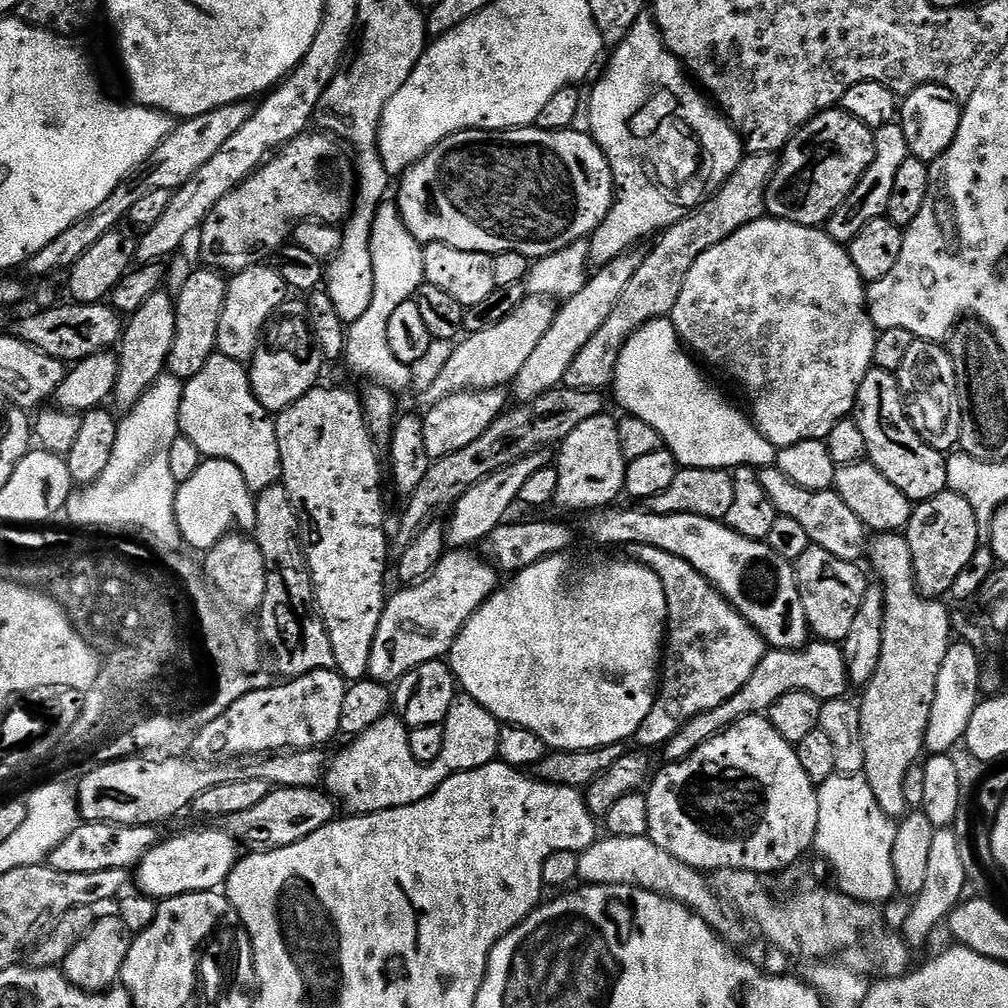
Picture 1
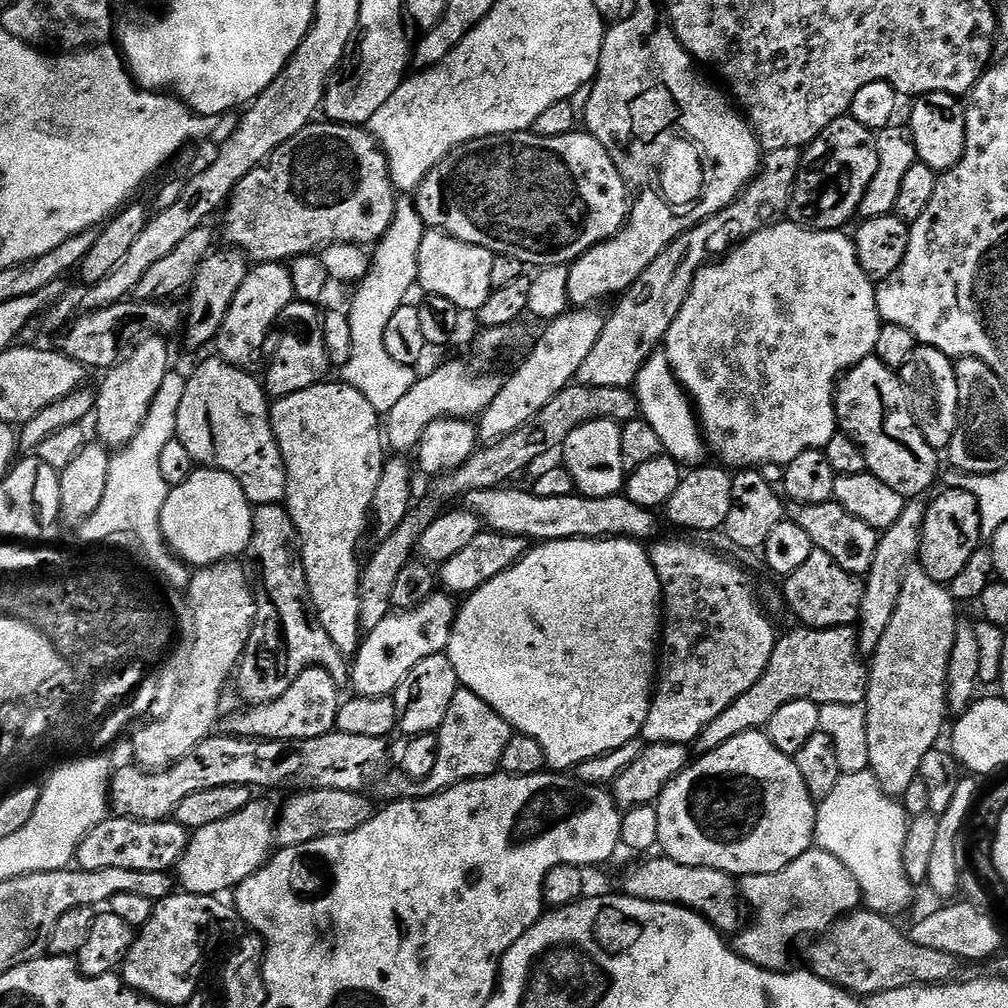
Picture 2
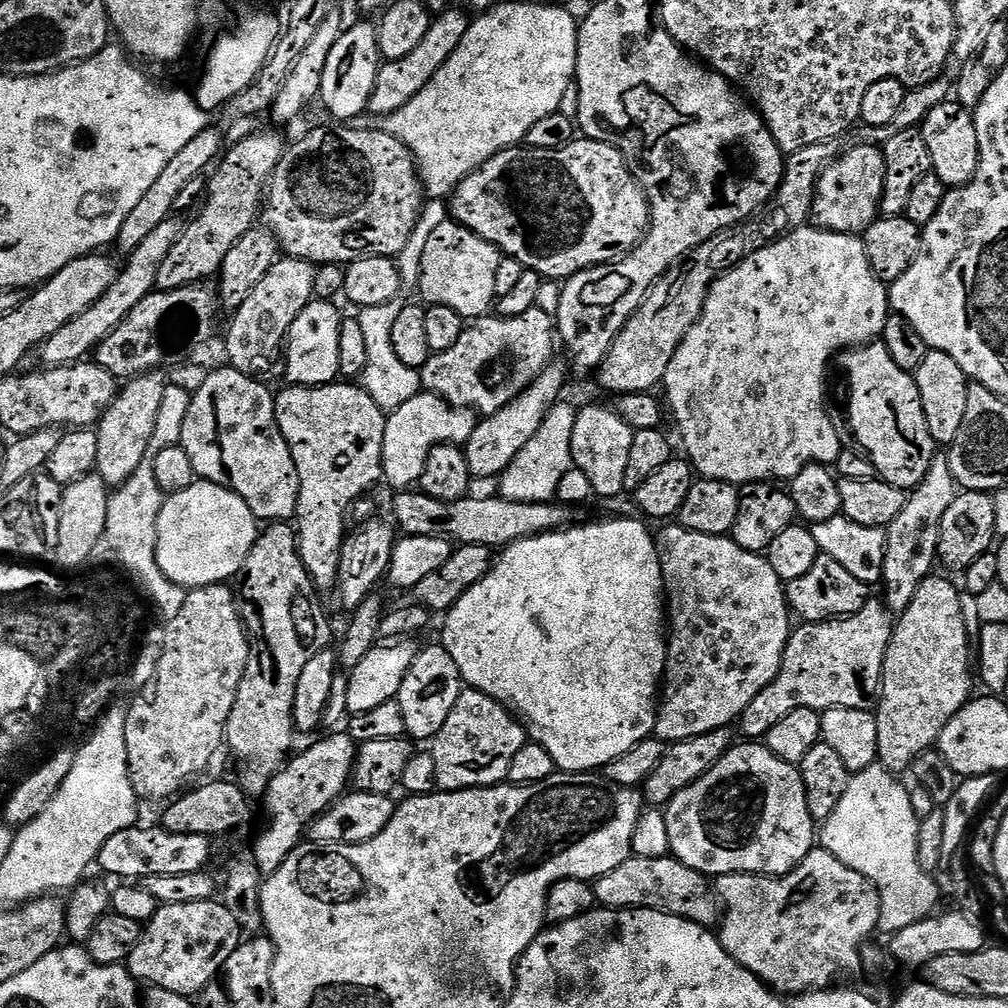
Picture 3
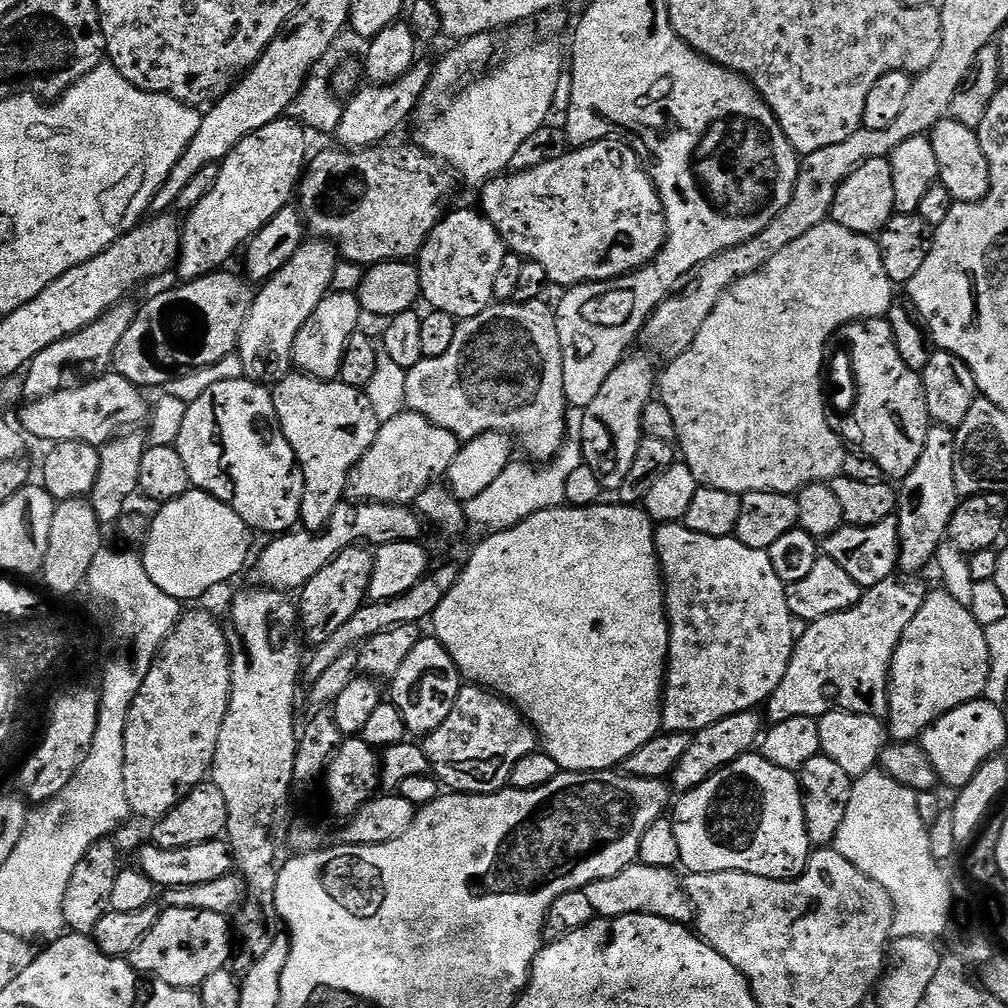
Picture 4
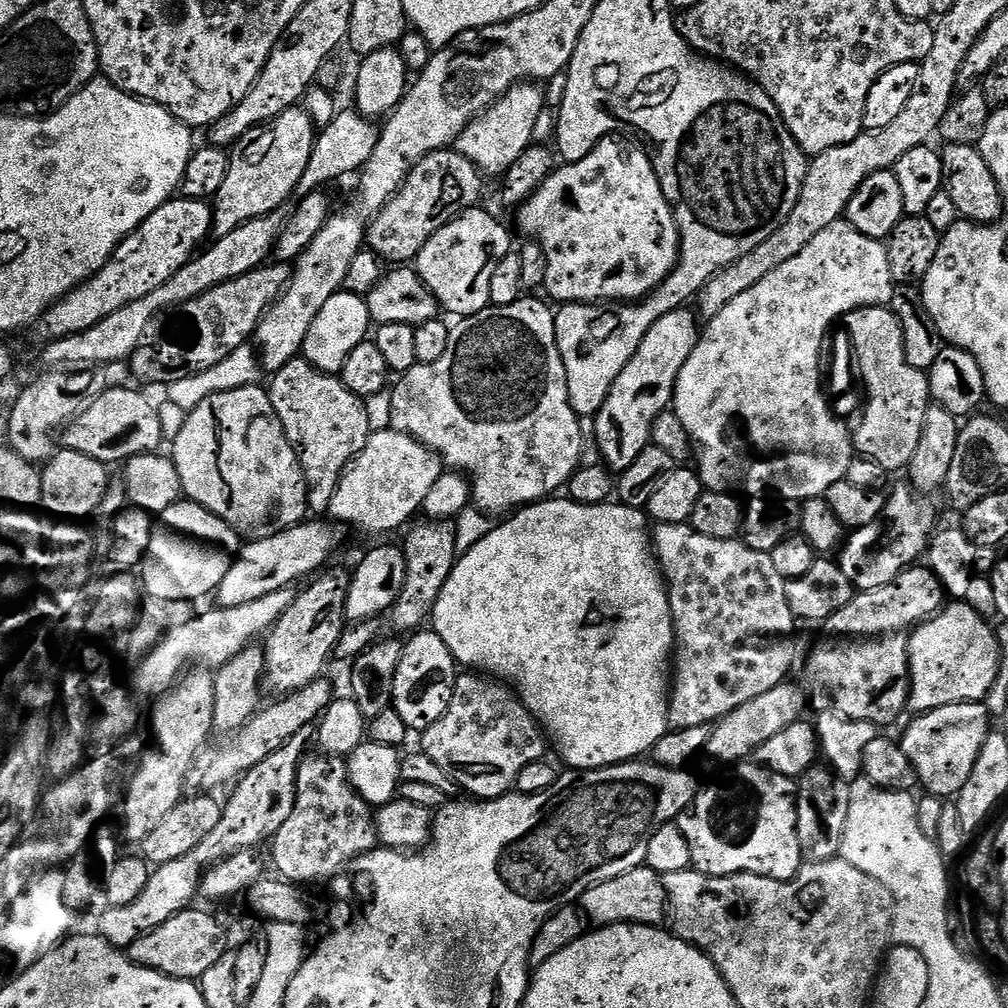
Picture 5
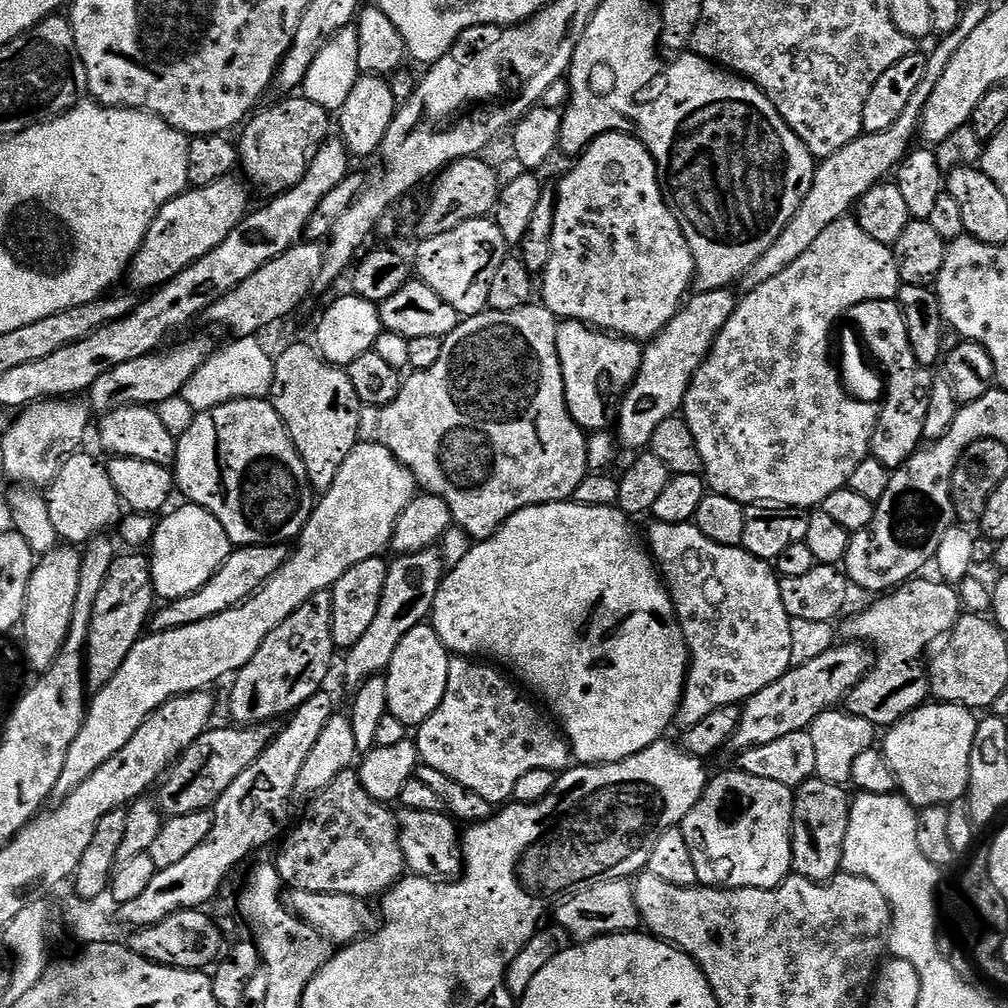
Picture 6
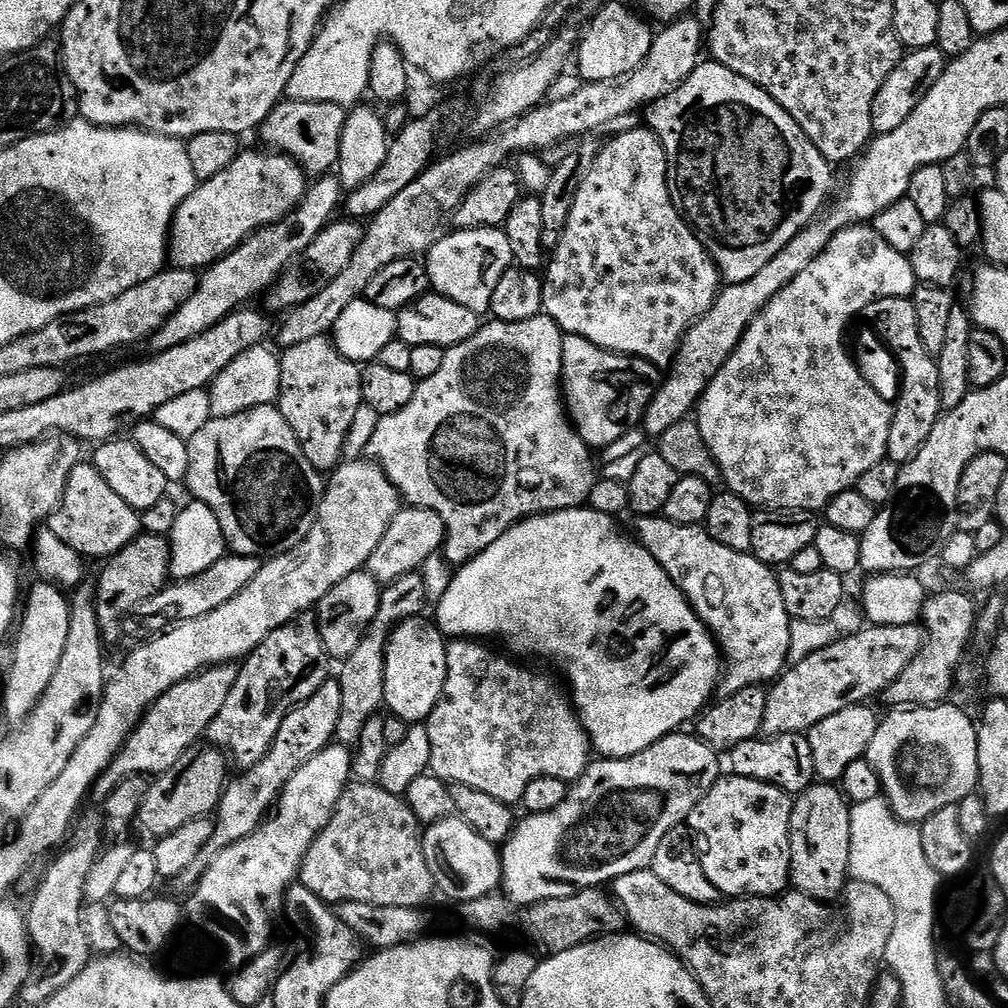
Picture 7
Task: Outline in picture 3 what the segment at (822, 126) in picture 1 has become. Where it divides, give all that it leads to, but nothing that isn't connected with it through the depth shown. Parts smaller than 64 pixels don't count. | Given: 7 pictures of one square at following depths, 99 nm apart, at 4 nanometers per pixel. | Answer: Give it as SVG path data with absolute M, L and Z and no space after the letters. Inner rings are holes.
M871 142L863 143L849 152L841 151L818 178L812 199L811 227L827 232L862 234L881 215L880 199L886 182L884 153Z

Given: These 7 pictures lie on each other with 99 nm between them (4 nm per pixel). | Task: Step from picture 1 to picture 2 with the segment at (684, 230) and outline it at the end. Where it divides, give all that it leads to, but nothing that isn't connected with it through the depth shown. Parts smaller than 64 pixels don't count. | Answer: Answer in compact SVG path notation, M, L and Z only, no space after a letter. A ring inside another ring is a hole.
M799 148L767 153L763 157L760 171L733 204L675 240L645 270L640 281L619 297L616 309L607 313L602 334L598 334L594 350L590 350L586 362L582 362L582 370L578 370L576 380L588 388L632 388L644 363L651 356L657 355L663 345L670 326L678 318L678 312L682 310L682 304L694 286L694 278L709 263L710 257L723 257L737 244L758 234L765 226L777 223L787 213L801 163L802 152Z

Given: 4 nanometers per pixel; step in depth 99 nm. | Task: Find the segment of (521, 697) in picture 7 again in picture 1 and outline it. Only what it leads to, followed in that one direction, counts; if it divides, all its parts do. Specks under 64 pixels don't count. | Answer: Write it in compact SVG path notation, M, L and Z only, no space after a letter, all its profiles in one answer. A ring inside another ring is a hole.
M457 702L450 706L450 714L444 720L444 745L442 754L434 762L423 764L410 754L409 727L403 720L389 714L382 722L374 722L370 730L355 737L337 756L331 757L328 771L322 781L327 792L345 813L363 814L381 812L398 806L410 806L422 802L446 778L466 770L478 770L478 766L493 763L498 757L498 738L501 723L475 702Z

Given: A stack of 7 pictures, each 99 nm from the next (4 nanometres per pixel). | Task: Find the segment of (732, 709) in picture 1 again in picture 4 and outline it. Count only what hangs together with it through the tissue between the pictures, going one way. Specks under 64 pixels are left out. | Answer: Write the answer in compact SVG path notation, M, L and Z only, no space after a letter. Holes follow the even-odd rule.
M893 578L878 582L872 588L867 589L861 595L858 603L850 610L839 612L838 614L830 614L826 618L818 618L811 621L807 625L808 628L804 633L799 633L798 639L795 641L792 657L786 666L786 674L782 674L782 682L778 682L778 690L774 690L774 694L766 701L766 709L768 708L768 716L766 712L766 720L769 725L777 724L778 722L786 722L786 718L802 718L803 716L821 717L831 712L853 712L854 714L866 714L873 716L879 720L884 720L888 715L888 685L892 674L892 659L894 658L894 650L898 646L898 642L902 638L902 634L906 630L906 626L910 626L910 622L914 622L914 614L918 614L918 610L922 610L922 602L926 595L926 587L920 581L920 578Z

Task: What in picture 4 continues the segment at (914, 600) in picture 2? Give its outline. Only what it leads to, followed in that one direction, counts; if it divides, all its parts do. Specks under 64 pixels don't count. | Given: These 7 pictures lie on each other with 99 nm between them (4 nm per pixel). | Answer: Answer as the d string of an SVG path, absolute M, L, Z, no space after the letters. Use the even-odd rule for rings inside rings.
M945 590L929 591L922 610L914 614L914 622L906 626L892 659L892 674L888 685L888 715L886 732L896 742L916 742L940 716L958 706L981 699L990 674L990 650L986 647L984 627L975 621L970 608L952 598Z

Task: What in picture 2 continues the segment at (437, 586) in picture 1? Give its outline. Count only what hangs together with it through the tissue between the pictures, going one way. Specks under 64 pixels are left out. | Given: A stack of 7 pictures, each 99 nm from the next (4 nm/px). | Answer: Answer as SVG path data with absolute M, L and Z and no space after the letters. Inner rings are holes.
M433 594L417 608L396 610L382 618L382 622L361 639L360 649L351 661L351 691L357 696L392 696L422 658L441 655L447 649L457 611L457 601L451 595Z

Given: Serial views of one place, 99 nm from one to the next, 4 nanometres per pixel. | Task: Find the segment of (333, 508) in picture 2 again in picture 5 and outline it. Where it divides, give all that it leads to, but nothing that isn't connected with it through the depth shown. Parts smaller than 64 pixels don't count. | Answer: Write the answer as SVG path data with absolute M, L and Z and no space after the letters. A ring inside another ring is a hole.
M303 358L286 362L271 380L272 385L267 385L266 391L286 430L286 438L299 451L308 483L308 507L316 514L327 513L340 476L368 441L370 429L365 401L346 390L335 375L317 372Z

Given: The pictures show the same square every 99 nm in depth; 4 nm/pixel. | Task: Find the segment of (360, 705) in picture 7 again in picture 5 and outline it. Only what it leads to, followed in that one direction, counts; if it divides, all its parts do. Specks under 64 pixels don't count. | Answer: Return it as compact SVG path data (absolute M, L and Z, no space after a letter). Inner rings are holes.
M431 518L421 521L421 524L413 523L407 529L408 537L405 538L404 544L402 543L406 582L402 584L396 603L390 609L393 626L400 632L408 632L407 634L423 629L429 623L434 606L438 602L438 594L442 594L442 586L446 586L458 559L455 523L452 520Z

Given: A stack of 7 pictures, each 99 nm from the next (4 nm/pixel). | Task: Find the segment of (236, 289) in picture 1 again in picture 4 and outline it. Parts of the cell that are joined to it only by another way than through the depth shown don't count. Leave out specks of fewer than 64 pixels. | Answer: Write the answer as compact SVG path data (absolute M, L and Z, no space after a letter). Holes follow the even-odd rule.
M319 238L311 242L301 244L298 254L294 254L278 274L259 285L250 314L246 314L236 352L241 358L244 376L255 384L274 386L293 371L294 338L298 338L298 330L306 326L306 318L318 310L318 302L322 302L331 289L338 263L337 249Z

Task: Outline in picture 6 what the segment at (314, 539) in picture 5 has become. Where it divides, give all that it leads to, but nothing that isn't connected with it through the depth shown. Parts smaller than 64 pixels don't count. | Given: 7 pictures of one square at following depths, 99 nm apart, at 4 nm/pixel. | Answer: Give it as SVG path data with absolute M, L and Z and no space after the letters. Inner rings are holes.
M273 542L271 544L255 544L252 548L237 547L228 556L228 560L194 594L186 598L169 600L163 606L157 607L150 617L150 628L152 632L165 632L166 630L178 630L182 626L190 626L194 622L202 622L214 614L222 614L231 608L237 608L243 604L248 597L259 592L264 583L279 570L284 561L288 559L290 552L283 543Z

